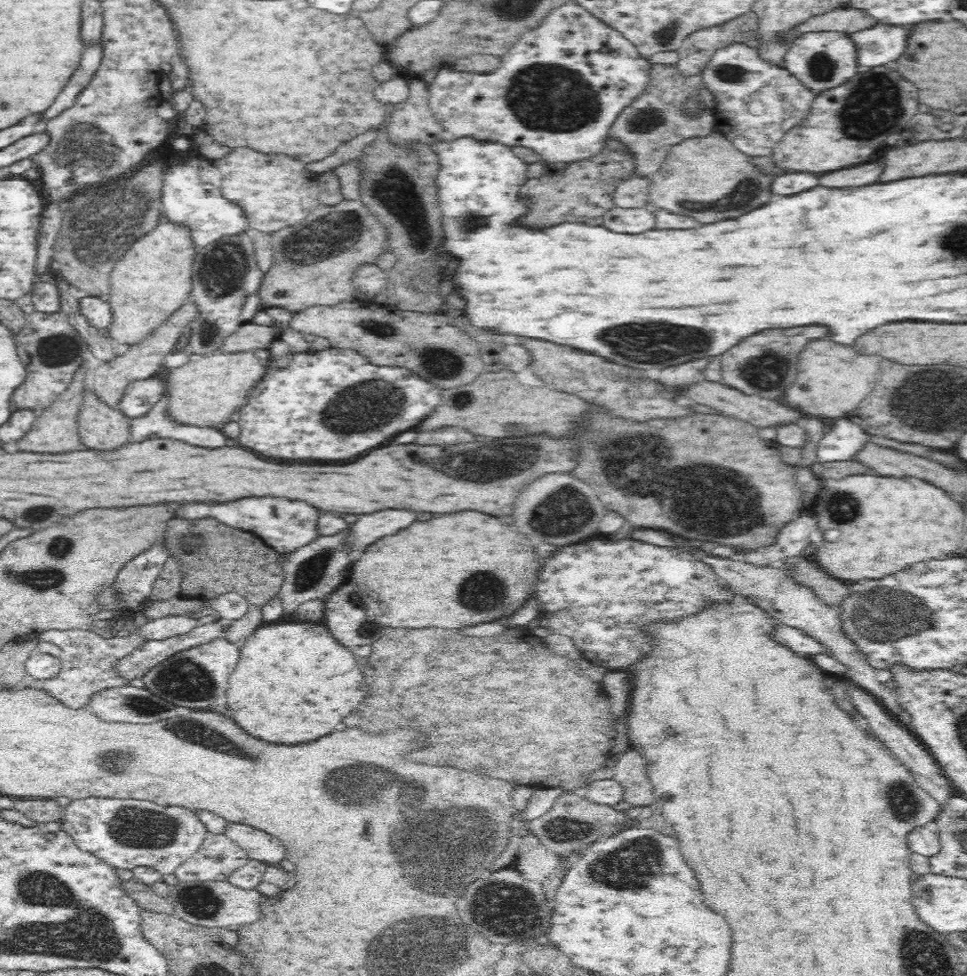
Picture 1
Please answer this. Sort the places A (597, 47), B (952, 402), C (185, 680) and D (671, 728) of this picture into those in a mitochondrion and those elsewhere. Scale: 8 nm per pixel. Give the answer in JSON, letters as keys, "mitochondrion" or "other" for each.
{"A":"other","B":"mitochondrion","C":"mitochondrion","D":"mitochondrion"}

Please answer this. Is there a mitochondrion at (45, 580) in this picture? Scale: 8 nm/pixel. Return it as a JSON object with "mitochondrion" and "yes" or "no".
{"mitochondrion":"yes"}

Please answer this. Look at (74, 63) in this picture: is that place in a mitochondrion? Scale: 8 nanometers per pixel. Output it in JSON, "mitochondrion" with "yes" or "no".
{"mitochondrion":"no"}

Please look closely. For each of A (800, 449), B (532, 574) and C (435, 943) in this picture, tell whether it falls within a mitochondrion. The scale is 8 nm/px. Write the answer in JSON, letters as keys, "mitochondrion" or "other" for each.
{"A":"other","B":"other","C":"mitochondrion"}

